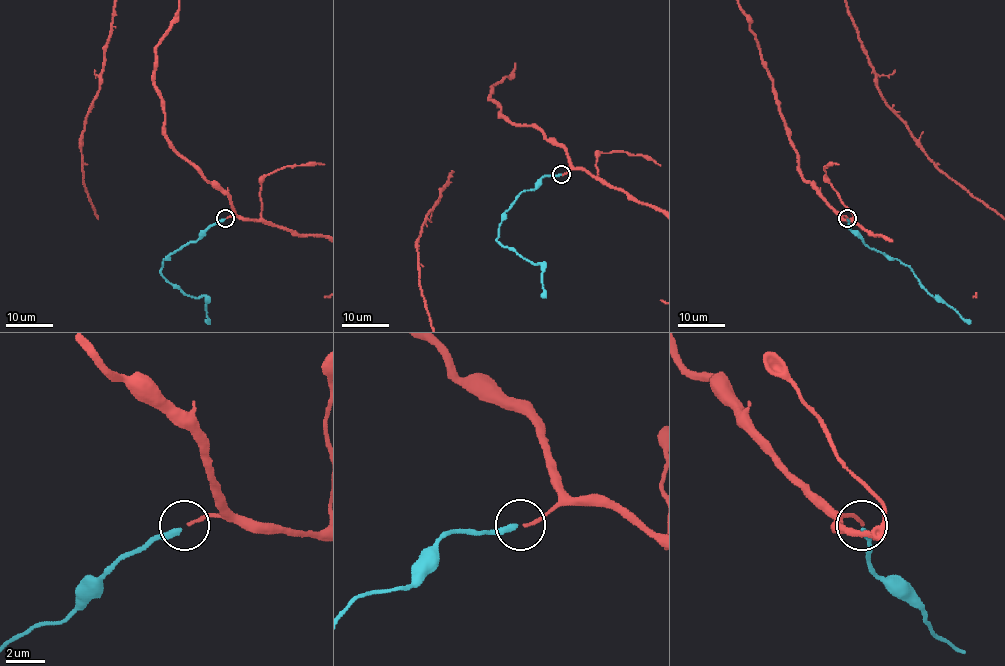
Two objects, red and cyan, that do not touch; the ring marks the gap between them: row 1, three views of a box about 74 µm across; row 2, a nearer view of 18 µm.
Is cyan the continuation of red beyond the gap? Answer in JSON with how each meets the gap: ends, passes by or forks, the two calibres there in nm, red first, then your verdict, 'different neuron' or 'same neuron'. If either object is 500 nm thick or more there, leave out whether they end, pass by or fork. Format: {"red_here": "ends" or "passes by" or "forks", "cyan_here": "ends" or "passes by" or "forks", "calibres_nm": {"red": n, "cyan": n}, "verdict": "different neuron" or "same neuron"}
{"red_here": "ends", "cyan_here": "ends", "calibres_nm": {"red": 160, "cyan": 320}, "verdict": "same neuron"}

